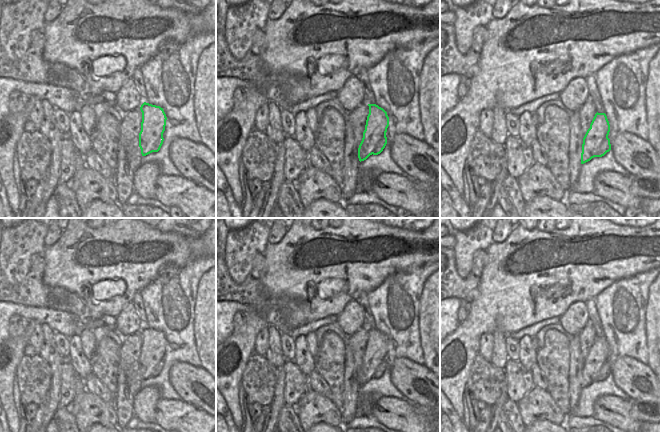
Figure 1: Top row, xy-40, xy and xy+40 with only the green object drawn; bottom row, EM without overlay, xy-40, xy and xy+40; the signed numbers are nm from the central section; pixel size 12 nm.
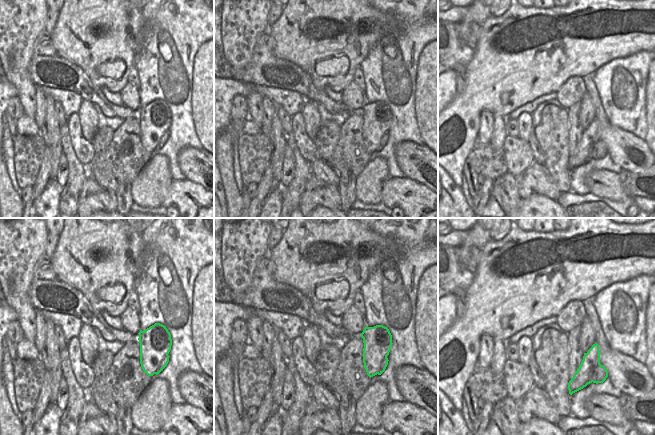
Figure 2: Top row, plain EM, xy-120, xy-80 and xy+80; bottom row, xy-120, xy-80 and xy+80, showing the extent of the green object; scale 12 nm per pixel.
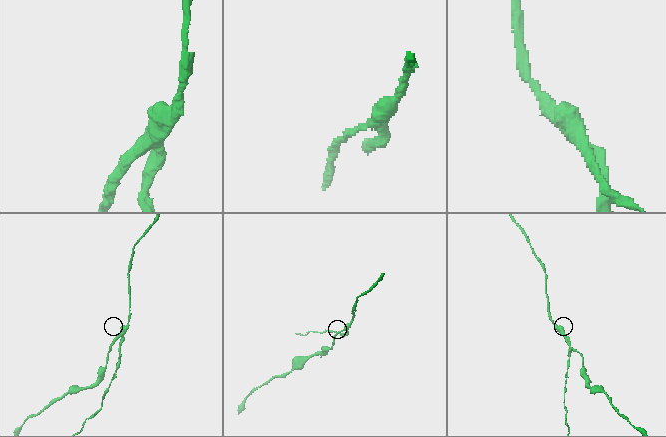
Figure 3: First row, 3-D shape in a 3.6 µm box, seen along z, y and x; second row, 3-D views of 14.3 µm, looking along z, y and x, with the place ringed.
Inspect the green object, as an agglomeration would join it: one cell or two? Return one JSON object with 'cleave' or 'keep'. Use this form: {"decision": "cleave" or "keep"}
{"decision": "cleave"}

